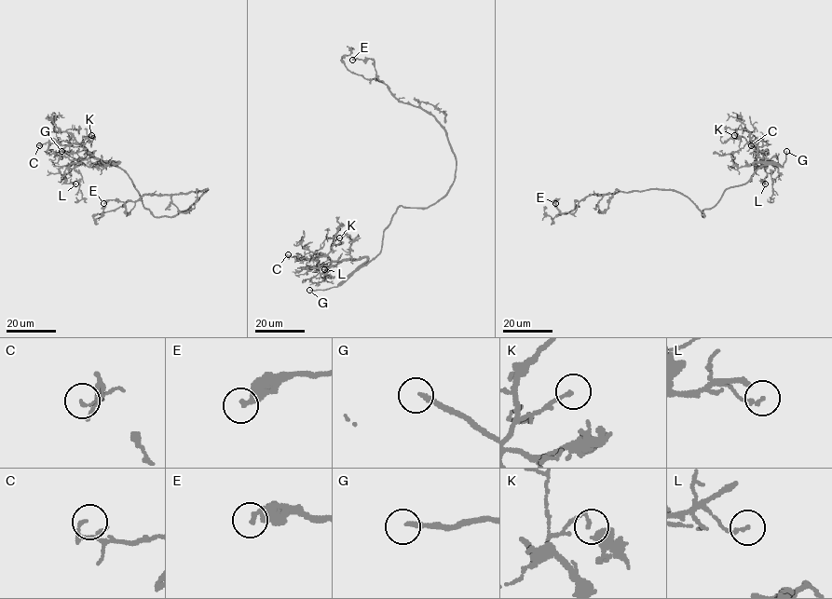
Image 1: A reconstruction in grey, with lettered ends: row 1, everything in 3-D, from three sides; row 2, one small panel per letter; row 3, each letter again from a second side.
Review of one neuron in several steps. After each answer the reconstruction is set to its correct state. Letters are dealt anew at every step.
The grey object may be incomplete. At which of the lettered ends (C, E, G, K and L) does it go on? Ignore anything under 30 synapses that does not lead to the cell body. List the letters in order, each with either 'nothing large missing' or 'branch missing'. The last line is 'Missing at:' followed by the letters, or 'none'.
C: nothing large missing
E: nothing large missing
G: branch missing
K: nothing large missing
L: nothing large missing
Missing at: G

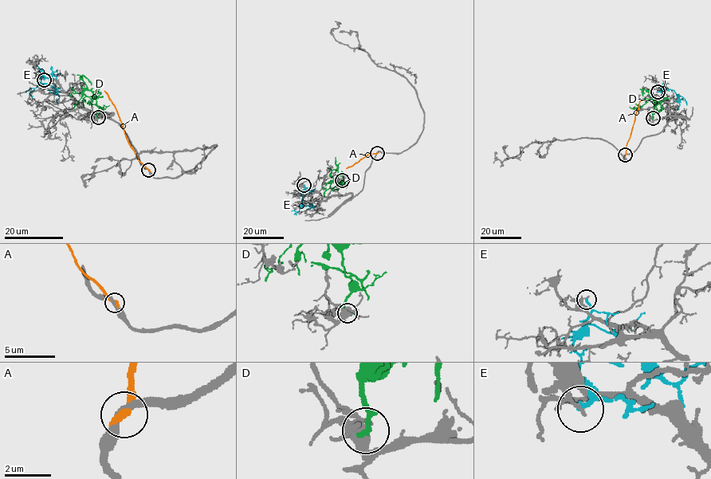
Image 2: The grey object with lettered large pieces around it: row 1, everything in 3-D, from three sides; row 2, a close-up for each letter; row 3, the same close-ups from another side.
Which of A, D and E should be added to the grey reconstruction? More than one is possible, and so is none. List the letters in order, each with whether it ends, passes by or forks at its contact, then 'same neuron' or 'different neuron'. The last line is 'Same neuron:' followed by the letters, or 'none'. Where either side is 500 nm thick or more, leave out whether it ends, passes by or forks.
A: it ends there; different neuron
D: it ends there; different neuron
E: it ends there; different neuron
Same neuron: none

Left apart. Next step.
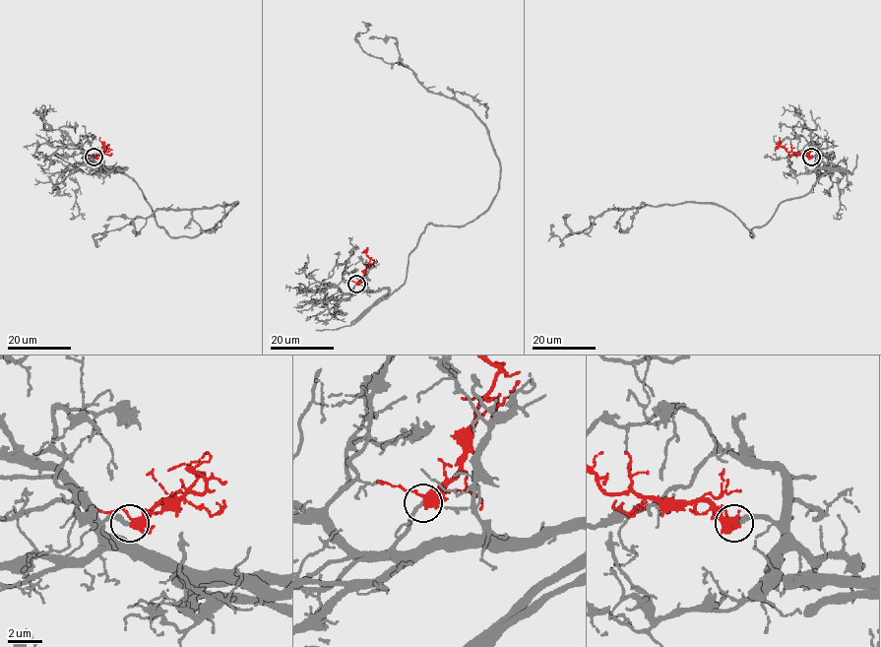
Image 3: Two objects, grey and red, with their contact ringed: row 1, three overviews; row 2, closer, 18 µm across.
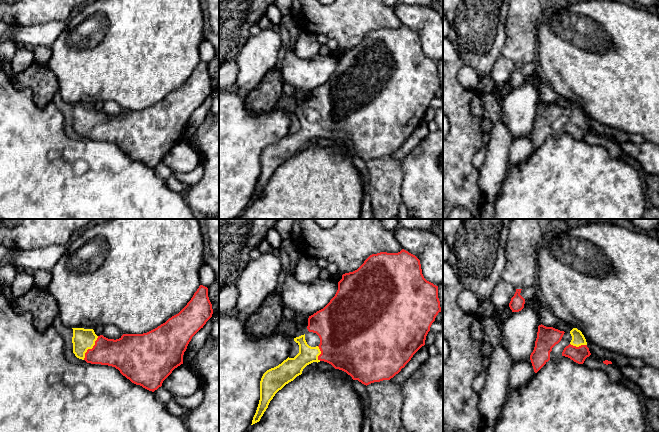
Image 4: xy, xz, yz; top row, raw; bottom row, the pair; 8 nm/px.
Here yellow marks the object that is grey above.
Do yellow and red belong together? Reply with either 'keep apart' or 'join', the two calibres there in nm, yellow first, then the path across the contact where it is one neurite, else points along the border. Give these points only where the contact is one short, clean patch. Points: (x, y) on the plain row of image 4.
join; 180 nm thick on the yellow side, 240 nm on the other; runs through xy (83, 115), (90, 124), (120, 129)

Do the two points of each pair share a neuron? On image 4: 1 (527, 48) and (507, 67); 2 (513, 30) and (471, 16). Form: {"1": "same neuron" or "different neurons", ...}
{"1": "different neurons", "2": "different neurons"}

